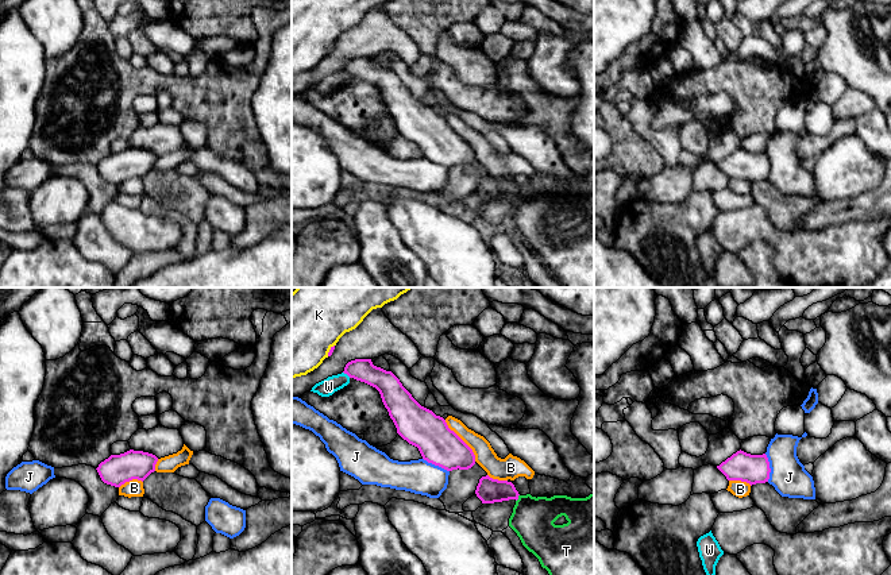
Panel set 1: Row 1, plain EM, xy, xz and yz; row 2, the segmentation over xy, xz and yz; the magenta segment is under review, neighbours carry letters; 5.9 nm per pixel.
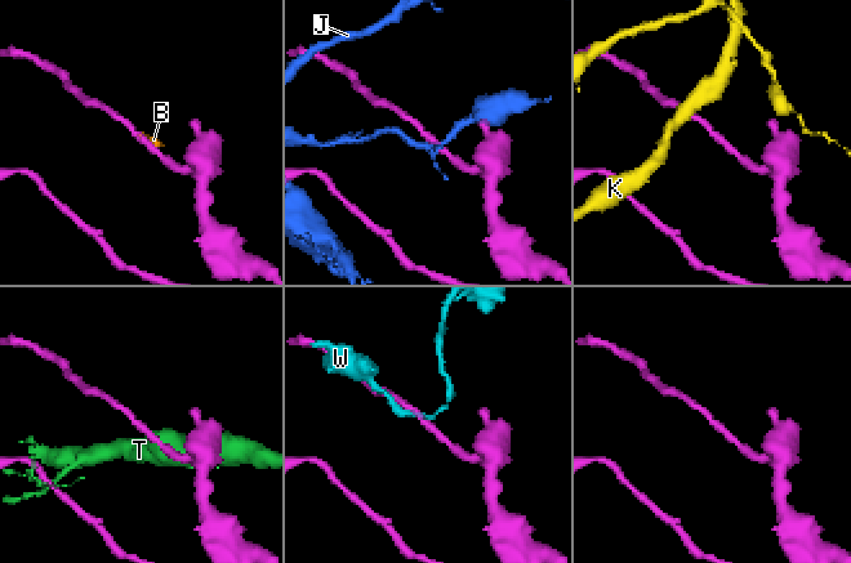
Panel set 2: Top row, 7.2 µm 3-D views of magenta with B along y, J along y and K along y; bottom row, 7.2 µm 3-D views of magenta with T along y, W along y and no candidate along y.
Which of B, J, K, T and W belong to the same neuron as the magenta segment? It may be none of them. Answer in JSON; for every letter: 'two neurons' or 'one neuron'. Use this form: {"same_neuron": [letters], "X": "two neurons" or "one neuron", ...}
{"same_neuron": [], "B": "two neurons", "J": "two neurons", "K": "two neurons", "T": "two neurons", "W": "two neurons"}

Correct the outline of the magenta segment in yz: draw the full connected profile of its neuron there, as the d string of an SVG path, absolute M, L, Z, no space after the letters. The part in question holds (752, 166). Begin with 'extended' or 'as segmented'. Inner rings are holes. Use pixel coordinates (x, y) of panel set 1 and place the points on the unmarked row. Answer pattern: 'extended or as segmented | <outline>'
as segmented | M741 147L717 163L717 166L728 178L741 178L751 184L768 180L771 170L765 151L751 153Z

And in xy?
as segmented | M130 147L120 153L111 153L96 167L104 181L120 185L132 177L143 180L155 169L157 159L158 155L153 151Z

